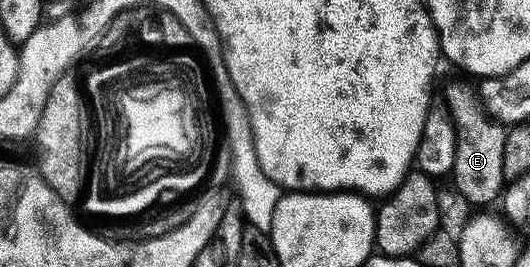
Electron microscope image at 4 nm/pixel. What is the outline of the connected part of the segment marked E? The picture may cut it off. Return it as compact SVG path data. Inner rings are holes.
M449 83L445 87L443 102L449 109L457 127L455 145L455 165L451 180L457 191L469 203L489 203L500 196L507 180L503 173L503 145L507 134L506 128L497 120L485 114L478 92L465 83Z

